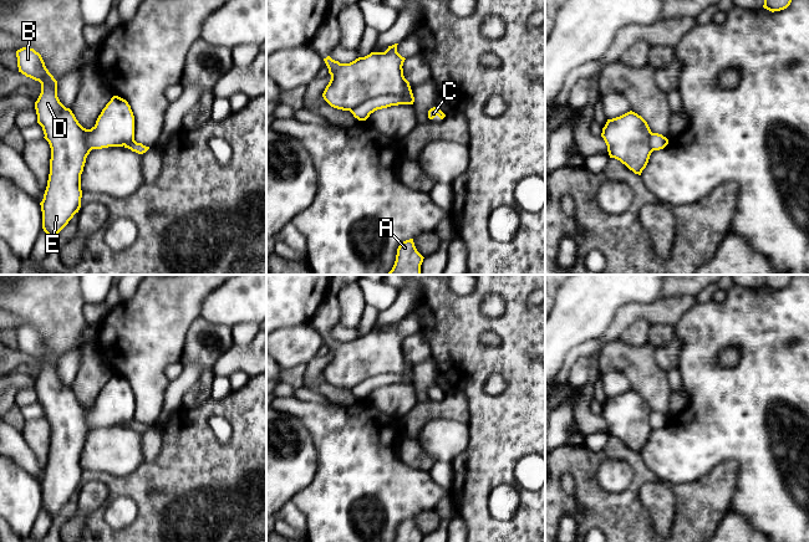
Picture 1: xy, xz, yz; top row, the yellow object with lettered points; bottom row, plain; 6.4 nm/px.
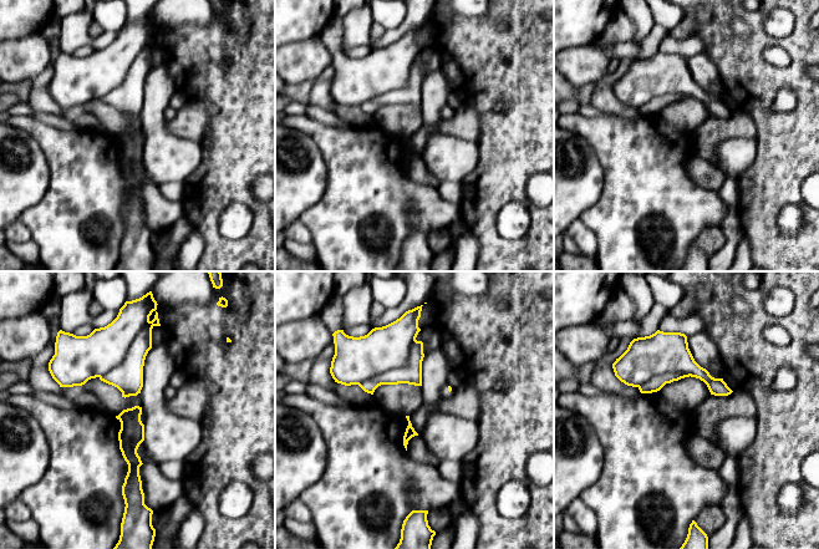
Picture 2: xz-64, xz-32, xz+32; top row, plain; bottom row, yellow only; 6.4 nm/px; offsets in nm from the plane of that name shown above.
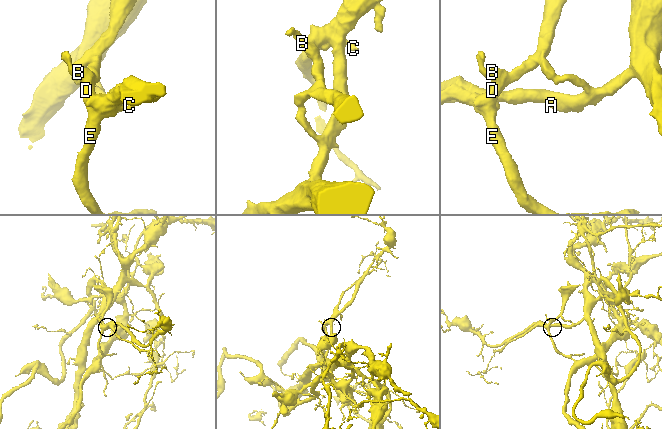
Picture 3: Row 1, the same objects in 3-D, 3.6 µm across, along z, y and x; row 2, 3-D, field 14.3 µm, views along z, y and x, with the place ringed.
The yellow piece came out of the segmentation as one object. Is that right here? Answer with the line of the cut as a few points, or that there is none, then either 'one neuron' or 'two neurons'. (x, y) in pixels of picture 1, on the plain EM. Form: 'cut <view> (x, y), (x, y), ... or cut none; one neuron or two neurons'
cut xz (412, 379), (405, 373), (378, 373), (365, 378), (350, 389); two neurons

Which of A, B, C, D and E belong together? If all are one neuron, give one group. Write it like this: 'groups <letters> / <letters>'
groups A / B C D E

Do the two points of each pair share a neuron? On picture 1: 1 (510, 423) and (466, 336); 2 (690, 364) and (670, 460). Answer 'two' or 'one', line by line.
1: one
2: one

